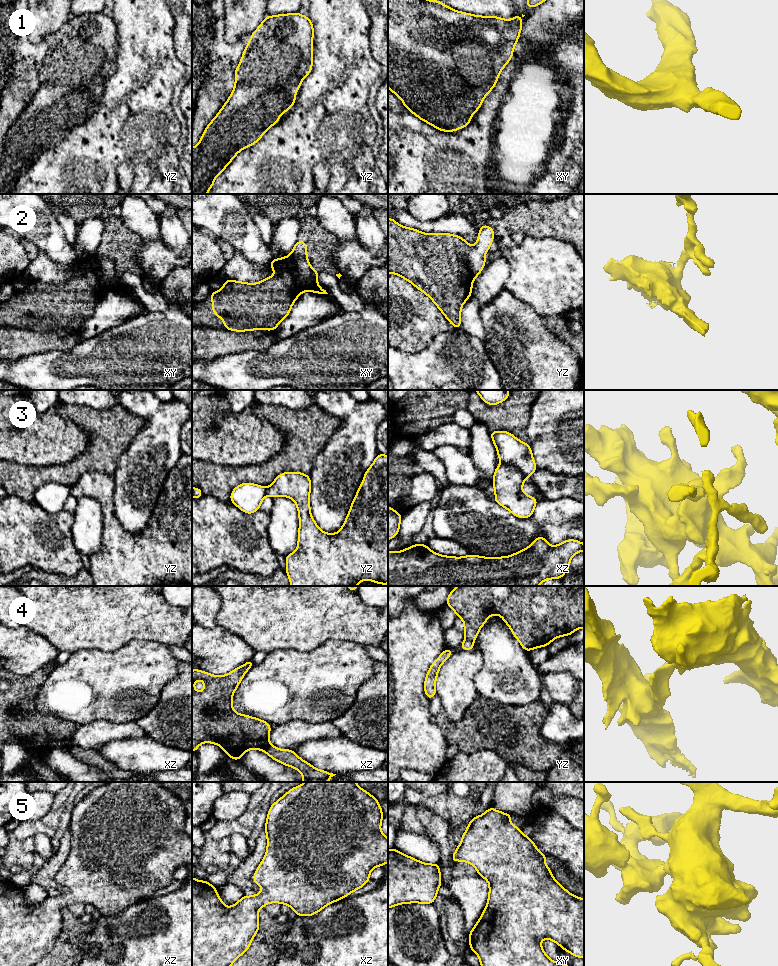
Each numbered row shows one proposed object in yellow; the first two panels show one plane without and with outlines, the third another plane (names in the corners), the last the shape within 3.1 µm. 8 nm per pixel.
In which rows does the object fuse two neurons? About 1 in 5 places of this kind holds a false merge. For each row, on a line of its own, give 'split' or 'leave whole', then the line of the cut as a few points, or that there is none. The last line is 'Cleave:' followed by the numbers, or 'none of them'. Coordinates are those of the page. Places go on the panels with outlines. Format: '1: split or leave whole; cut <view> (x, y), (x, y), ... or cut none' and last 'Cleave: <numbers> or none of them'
1: leave whole; cut none
2: split; cut xy (297, 255), (297, 269), (305, 277), (309, 278)
3: split; cut xz (503, 463), (514, 466), (524, 476)
4: split; cut yz (466, 638), (472, 642)
5: leave whole; cut none
Cleave: 2, 3, 4

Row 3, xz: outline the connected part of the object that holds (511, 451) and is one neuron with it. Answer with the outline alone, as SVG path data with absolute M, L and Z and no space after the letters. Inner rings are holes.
M489 431L497 449L498 459L505 465L517 468L524 476L530 476L537 467L530 444L518 440L507 431Z

